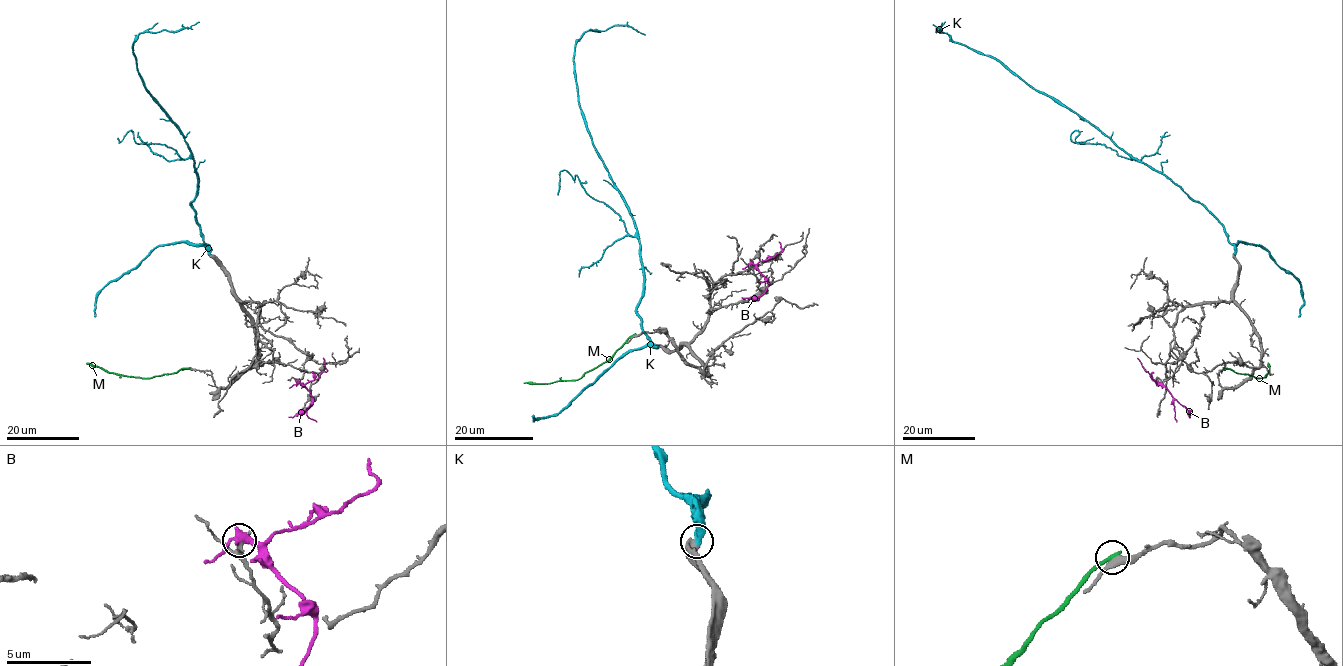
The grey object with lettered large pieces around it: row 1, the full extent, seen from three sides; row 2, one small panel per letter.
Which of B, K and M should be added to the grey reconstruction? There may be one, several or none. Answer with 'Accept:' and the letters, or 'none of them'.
Accept: K

